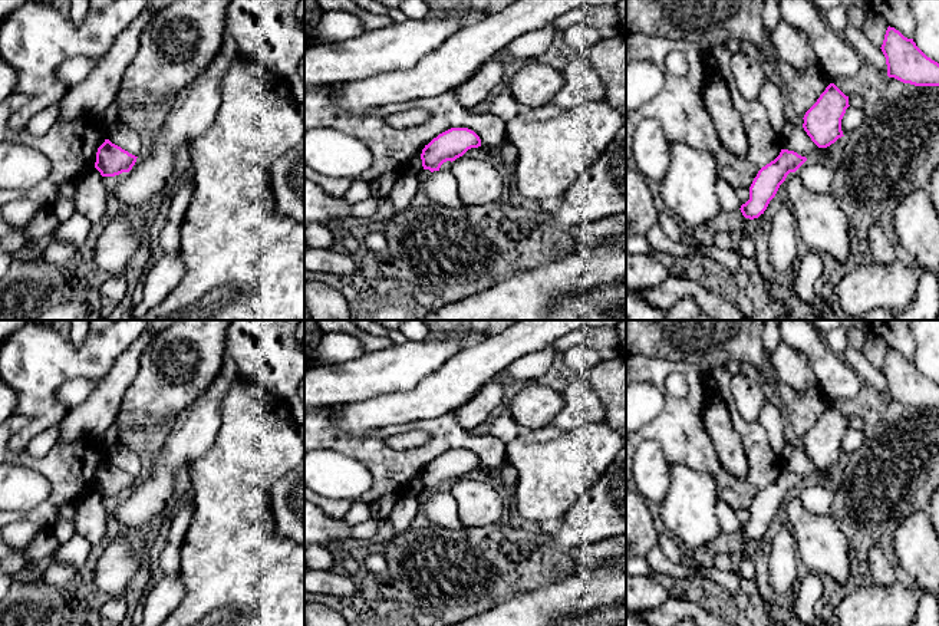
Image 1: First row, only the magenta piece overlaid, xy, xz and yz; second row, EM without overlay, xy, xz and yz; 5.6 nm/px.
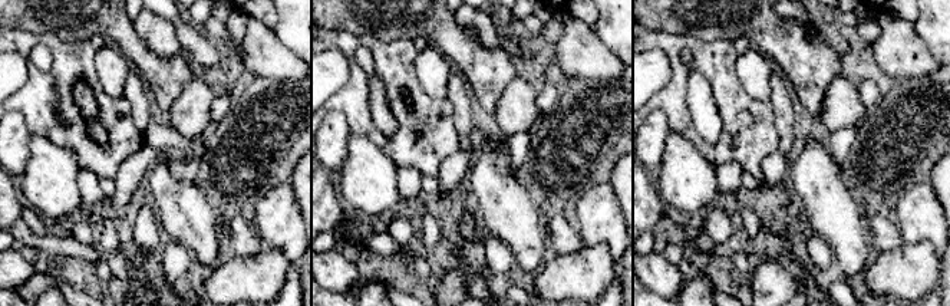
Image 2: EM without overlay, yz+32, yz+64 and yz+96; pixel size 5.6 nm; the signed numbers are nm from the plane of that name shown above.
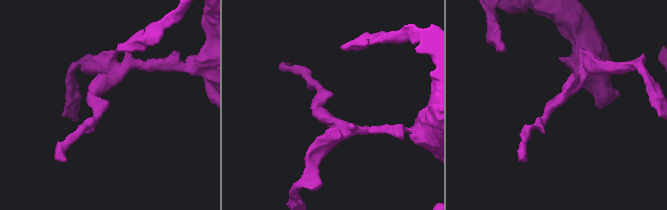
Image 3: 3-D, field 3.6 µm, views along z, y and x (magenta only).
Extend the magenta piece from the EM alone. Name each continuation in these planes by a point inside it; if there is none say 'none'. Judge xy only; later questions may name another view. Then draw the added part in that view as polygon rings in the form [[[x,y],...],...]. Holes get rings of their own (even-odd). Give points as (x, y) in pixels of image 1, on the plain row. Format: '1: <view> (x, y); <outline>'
none

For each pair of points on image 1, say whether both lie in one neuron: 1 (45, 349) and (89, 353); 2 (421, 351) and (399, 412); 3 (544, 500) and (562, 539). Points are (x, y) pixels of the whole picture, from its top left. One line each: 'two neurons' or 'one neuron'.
1: one neuron
2: two neurons
3: two neurons

